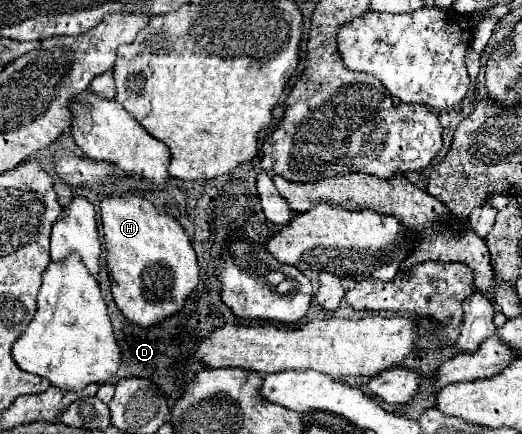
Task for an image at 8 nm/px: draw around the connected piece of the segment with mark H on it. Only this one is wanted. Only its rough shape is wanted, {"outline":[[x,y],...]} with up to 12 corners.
{"outline":[[134,194],[100,216],[112,296],[148,328],[182,310],[198,262]]}

